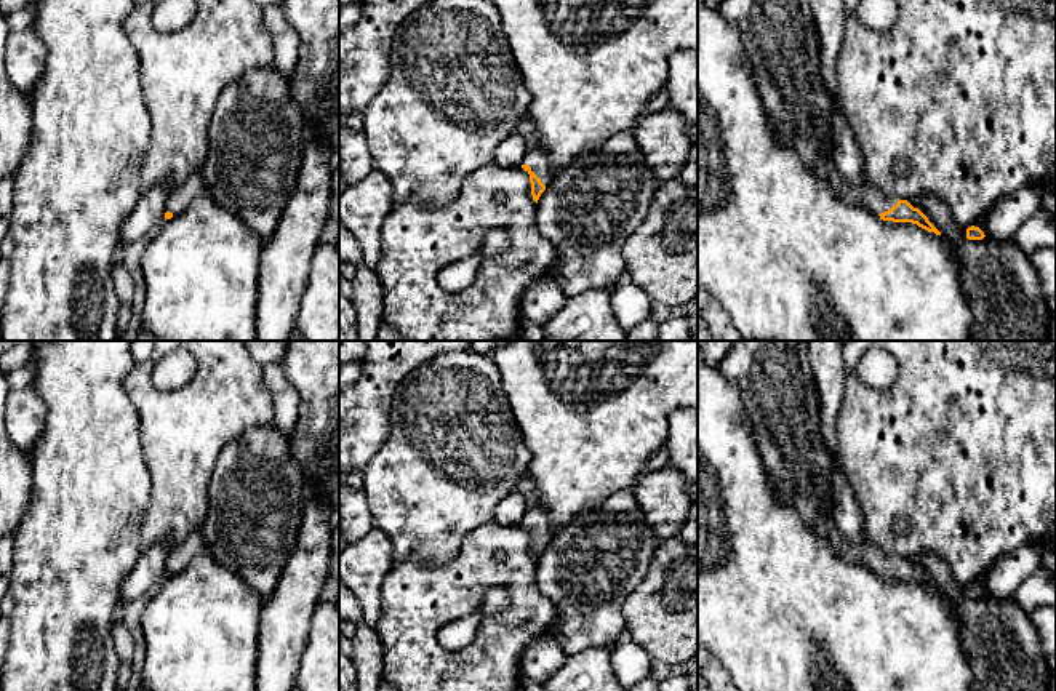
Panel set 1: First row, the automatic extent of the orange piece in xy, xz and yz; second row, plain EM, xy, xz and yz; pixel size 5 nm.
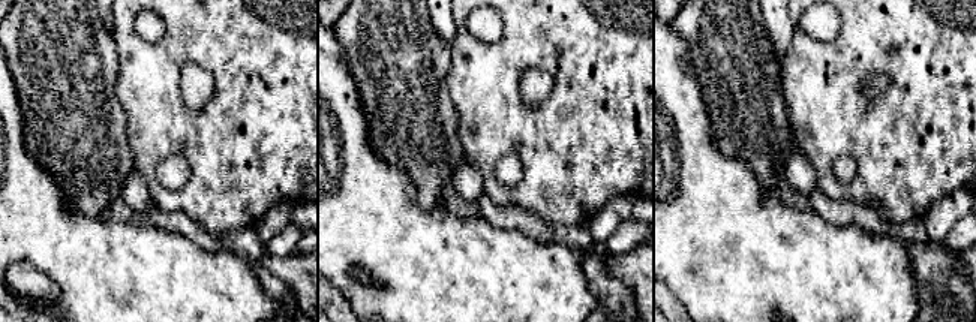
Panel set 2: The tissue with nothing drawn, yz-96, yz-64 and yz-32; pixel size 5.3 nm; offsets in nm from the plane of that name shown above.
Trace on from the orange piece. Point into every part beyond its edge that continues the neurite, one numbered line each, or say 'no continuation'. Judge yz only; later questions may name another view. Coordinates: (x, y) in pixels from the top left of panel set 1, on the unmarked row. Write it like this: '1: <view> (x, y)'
1: yz (872, 557)

